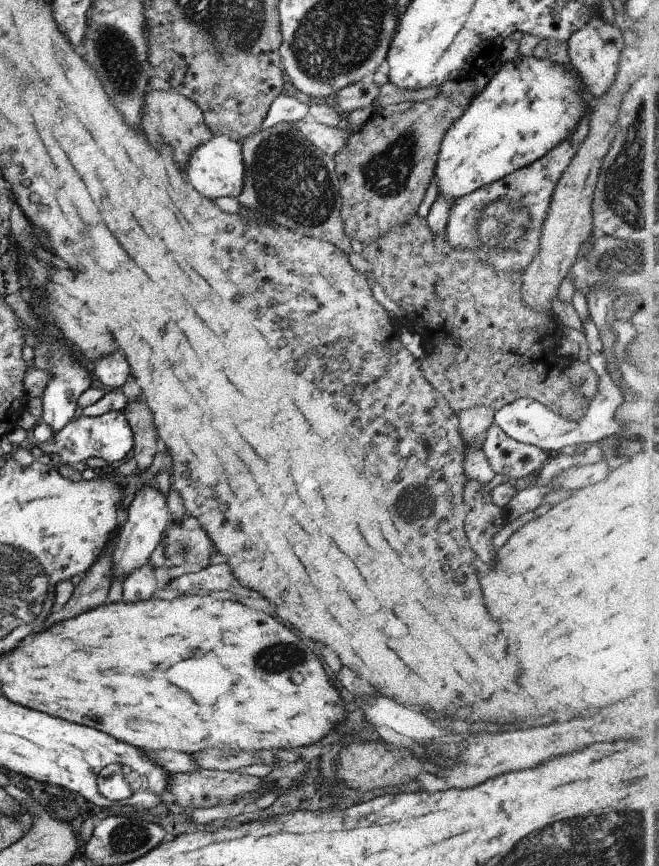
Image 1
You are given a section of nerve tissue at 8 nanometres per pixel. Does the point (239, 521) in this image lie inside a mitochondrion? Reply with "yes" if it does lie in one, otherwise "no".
no

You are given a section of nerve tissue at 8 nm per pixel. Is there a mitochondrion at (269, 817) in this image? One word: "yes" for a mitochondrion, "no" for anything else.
no

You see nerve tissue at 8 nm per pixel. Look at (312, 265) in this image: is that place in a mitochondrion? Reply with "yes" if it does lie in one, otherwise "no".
no

